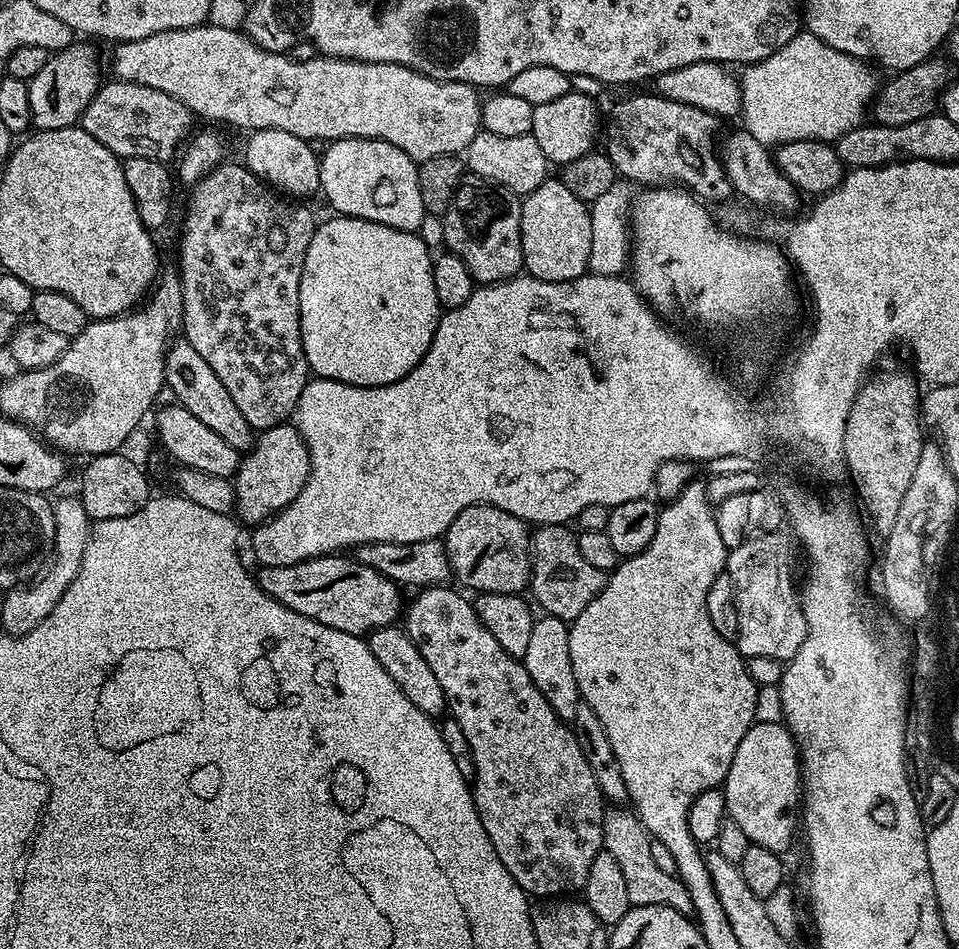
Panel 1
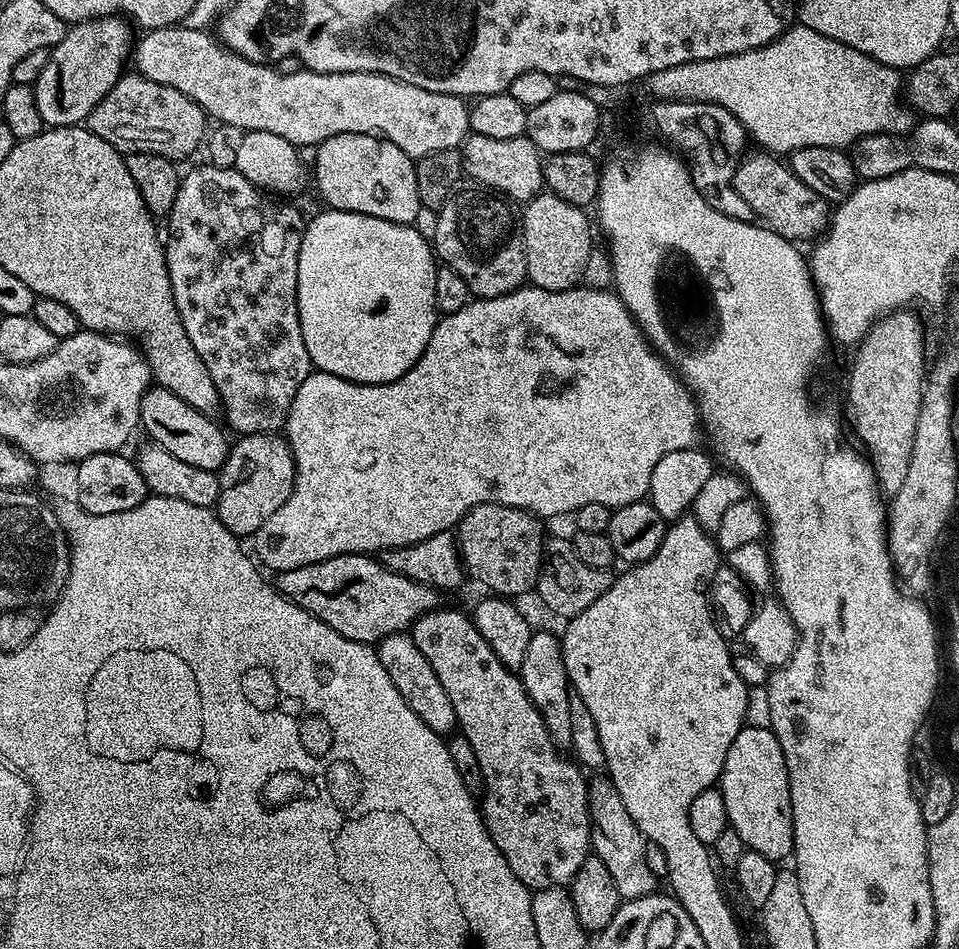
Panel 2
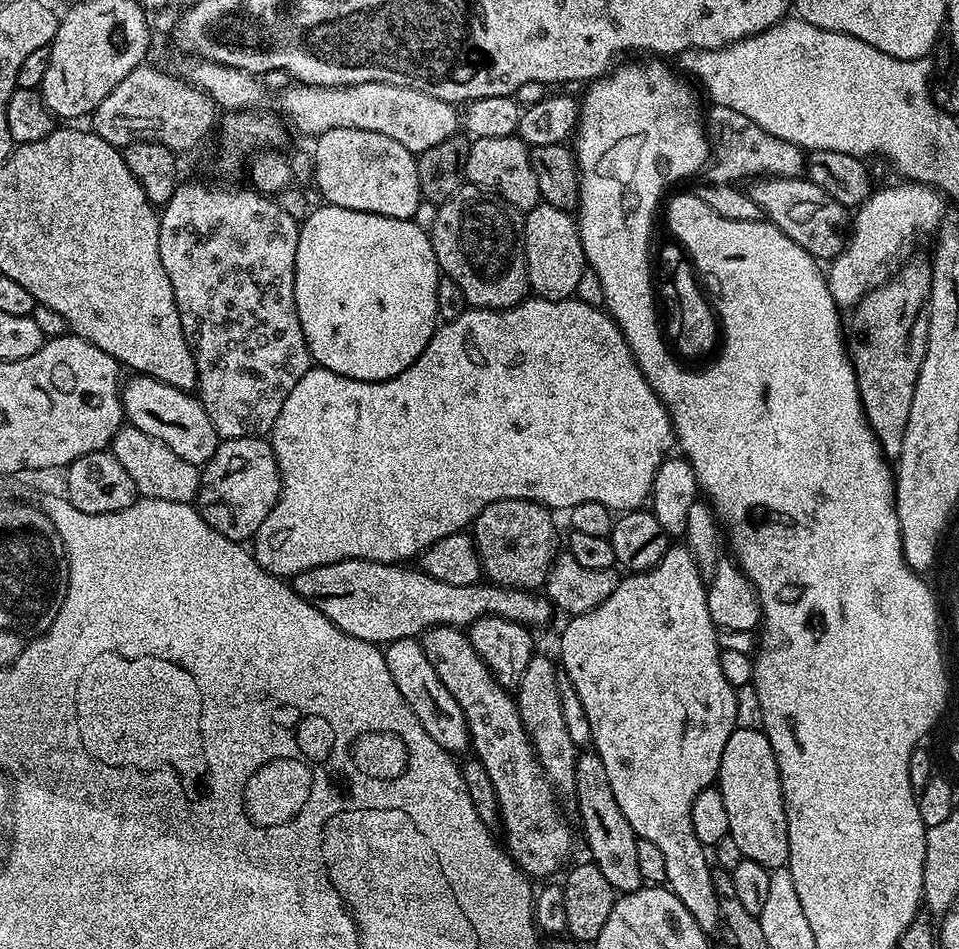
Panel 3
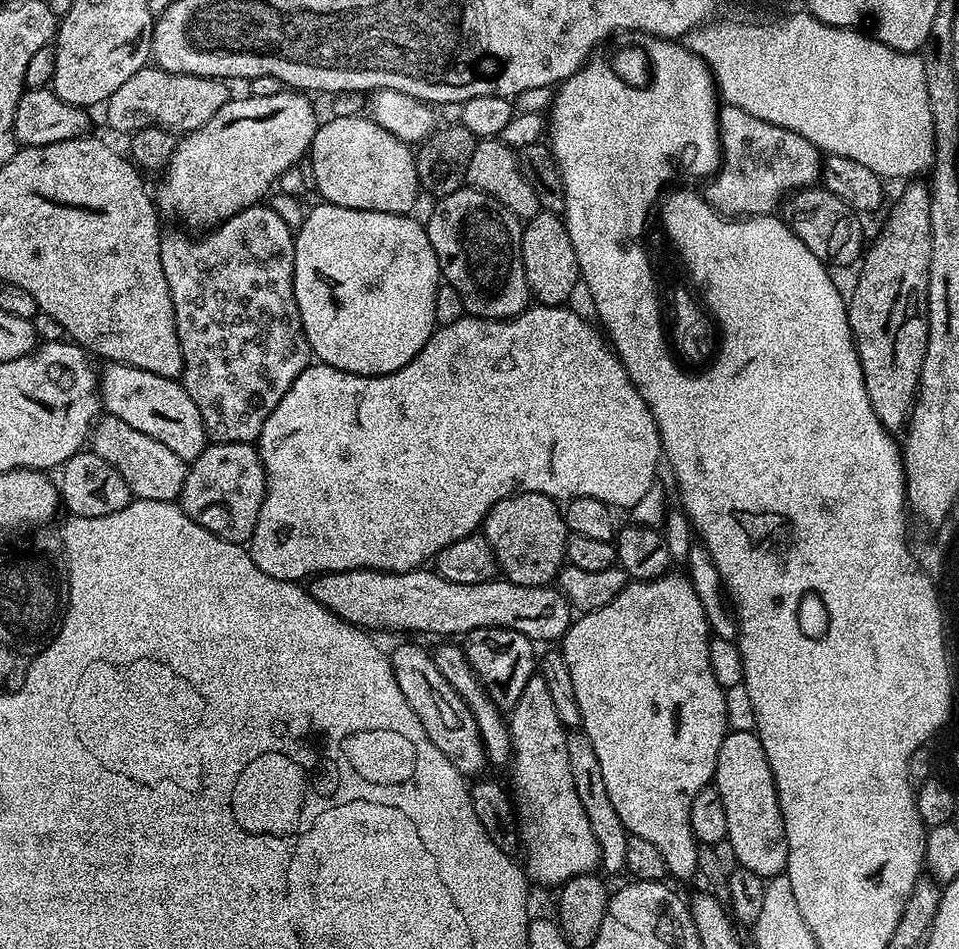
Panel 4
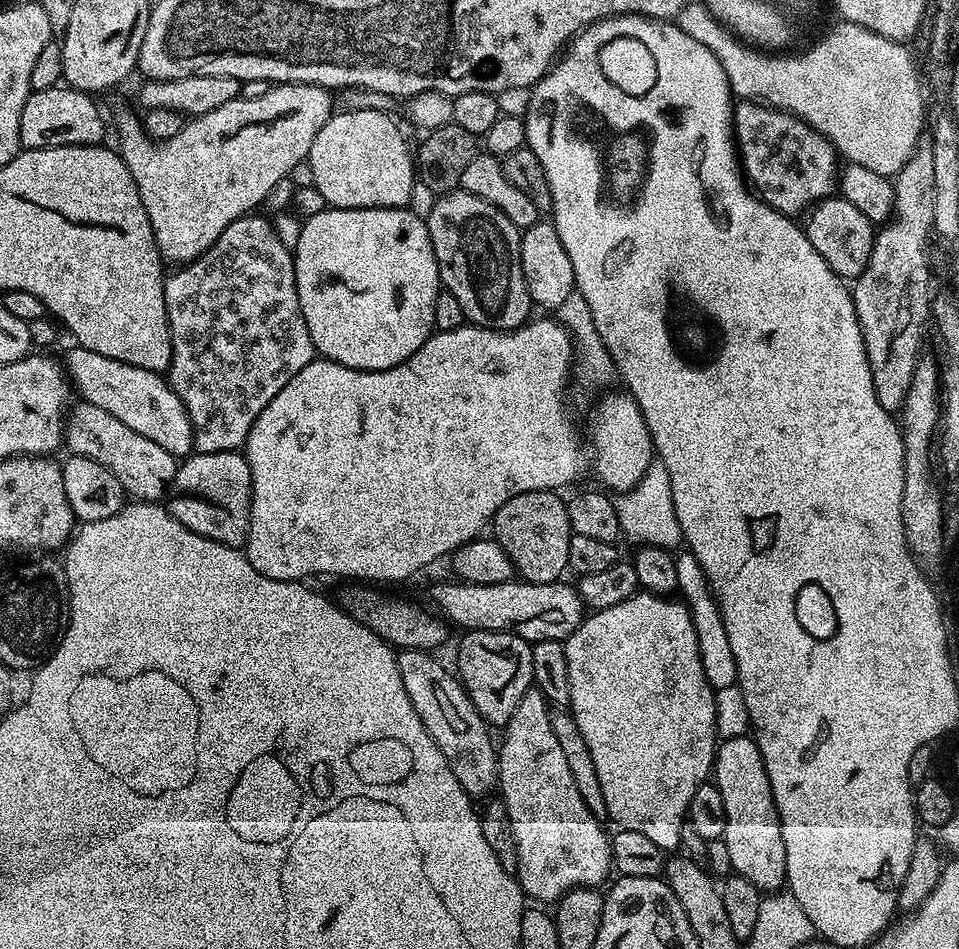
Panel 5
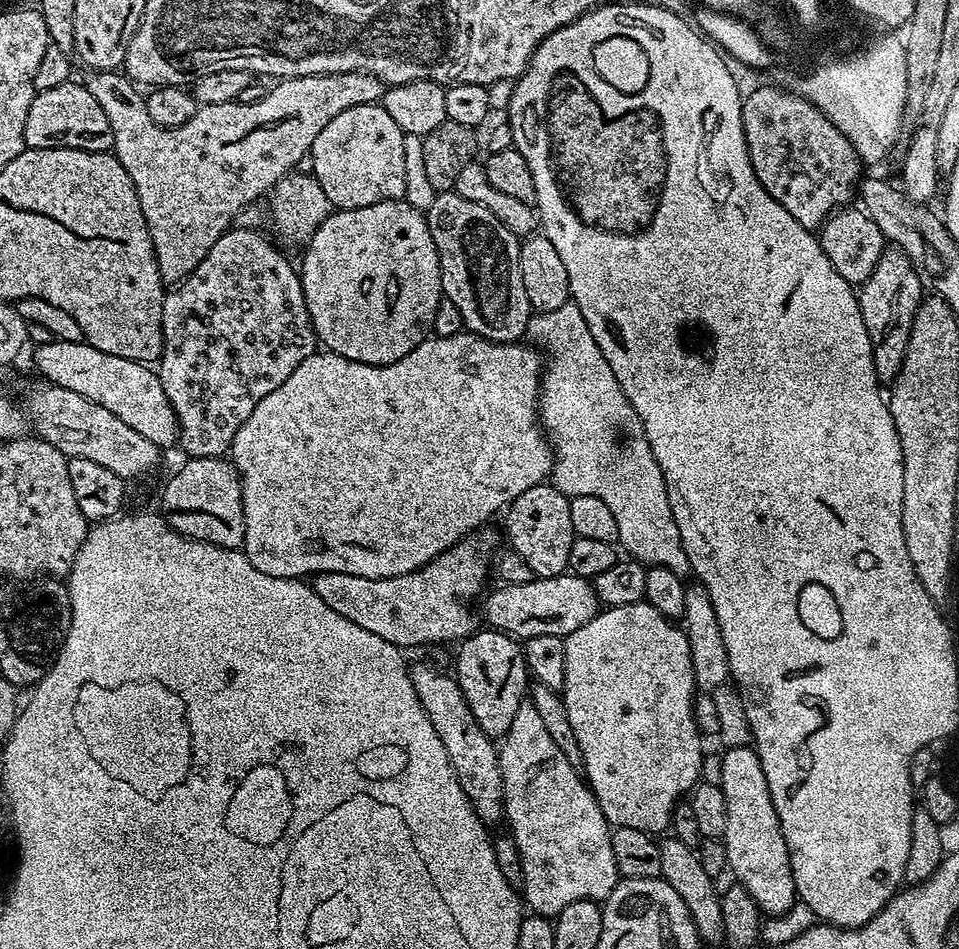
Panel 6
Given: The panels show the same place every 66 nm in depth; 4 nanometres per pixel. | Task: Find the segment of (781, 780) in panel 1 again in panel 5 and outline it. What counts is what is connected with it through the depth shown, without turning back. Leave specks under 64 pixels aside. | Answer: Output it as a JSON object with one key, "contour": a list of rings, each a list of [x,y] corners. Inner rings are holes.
{"contour":[[[751,735],[735,736],[719,741],[714,761],[714,783],[726,802],[724,841],[730,850],[732,872],[750,878],[761,893],[774,893],[785,887],[786,842],[782,842],[782,826],[770,790],[770,778],[762,762],[755,739]]]}

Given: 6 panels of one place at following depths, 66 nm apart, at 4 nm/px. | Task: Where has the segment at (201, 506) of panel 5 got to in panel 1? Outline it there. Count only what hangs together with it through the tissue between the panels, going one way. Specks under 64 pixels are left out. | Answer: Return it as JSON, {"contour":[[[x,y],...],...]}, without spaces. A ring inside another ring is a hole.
{"contour":[[[285,422],[276,428],[263,429],[240,461],[234,477],[236,491],[235,515],[241,521],[260,526],[272,519],[277,512],[299,500],[310,474],[310,454],[300,436],[299,427]]]}

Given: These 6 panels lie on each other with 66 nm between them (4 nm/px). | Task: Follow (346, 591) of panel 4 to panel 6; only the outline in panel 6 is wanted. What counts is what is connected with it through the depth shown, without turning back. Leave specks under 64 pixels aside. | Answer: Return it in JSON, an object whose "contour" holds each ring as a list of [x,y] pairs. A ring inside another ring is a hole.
{"contour":[[[542,576],[530,582],[496,587],[500,588],[494,589],[492,593],[489,591],[483,597],[483,619],[484,616],[488,619],[489,629],[507,632],[509,636],[521,641],[534,638],[534,634],[568,636],[578,630],[578,626],[586,626],[586,622],[590,622],[590,618],[594,618],[602,608],[593,581],[583,576]]]}

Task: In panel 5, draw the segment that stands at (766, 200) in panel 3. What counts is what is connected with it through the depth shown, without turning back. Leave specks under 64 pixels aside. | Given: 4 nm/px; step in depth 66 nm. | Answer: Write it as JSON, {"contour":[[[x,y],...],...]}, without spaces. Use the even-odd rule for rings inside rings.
{"contour":[[[843,198],[818,201],[812,205],[806,219],[808,224],[803,225],[803,230],[810,238],[810,246],[814,246],[814,250],[818,250],[822,258],[826,258],[826,266],[830,266],[830,270],[834,270],[837,276],[848,282],[855,281],[862,274],[874,246],[877,229],[872,220]]]}

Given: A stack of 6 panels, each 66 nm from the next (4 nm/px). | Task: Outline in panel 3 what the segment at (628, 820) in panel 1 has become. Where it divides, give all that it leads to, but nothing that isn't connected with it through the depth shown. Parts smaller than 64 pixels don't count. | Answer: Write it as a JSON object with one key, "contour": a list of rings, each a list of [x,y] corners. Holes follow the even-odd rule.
{"contour":[[[584,750],[576,757],[574,766],[574,799],[580,811],[580,824],[584,827],[584,840],[588,843],[591,863],[602,870],[602,875],[610,881],[617,893],[633,892],[644,884],[642,870],[638,870],[638,837],[636,831],[626,822],[626,814],[618,807],[606,766],[595,750]]]}

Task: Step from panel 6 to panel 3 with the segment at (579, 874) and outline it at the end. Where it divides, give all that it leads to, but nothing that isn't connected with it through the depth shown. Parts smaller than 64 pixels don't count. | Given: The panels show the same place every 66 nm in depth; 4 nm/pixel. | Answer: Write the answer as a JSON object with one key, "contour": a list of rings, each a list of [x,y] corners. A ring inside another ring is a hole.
{"contour":[[[534,654],[530,658],[530,666],[526,666],[526,674],[522,674],[522,682],[514,689],[514,699],[520,711],[522,726],[530,738],[533,750],[536,751],[542,770],[548,775],[548,781],[552,783],[557,793],[572,794],[576,790],[574,766],[578,749],[574,746],[574,742],[570,742],[566,721],[562,718],[562,698],[558,690],[561,677],[558,675],[557,661],[553,657],[552,660],[540,654]]]}

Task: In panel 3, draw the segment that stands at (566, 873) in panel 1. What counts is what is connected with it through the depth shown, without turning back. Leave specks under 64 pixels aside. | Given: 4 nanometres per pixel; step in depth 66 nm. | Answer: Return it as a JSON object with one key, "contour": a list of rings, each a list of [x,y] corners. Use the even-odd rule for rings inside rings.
{"contour":[[[445,624],[434,626],[422,633],[419,642],[424,648],[426,659],[430,661],[430,666],[434,666],[434,674],[438,674],[438,678],[442,678],[442,686],[446,686],[446,690],[450,690],[454,702],[458,702],[458,706],[462,706],[462,714],[466,714],[471,751],[474,753],[475,759],[480,760],[482,766],[486,768],[491,781],[494,782],[500,807],[500,824],[502,831],[505,832],[503,843],[506,845],[508,855],[520,867],[521,872],[529,878],[537,878],[536,876],[555,877],[552,875],[560,867],[563,869],[569,863],[567,860],[568,851],[572,848],[572,832],[564,825],[564,812],[556,805],[558,793],[552,787],[552,783],[548,781],[548,775],[544,773],[538,762],[536,751],[533,750],[530,738],[522,726],[522,718],[513,693],[492,677],[492,671],[486,666],[486,662],[482,662],[478,650],[474,650],[467,631],[451,628]]]}

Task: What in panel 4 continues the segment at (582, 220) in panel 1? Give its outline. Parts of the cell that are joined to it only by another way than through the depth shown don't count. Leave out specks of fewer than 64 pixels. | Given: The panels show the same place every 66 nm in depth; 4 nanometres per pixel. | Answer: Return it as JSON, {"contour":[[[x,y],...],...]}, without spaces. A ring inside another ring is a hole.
{"contour":[[[541,210],[533,220],[523,225],[520,234],[520,257],[531,299],[537,305],[567,305],[570,290],[574,290],[574,286],[581,283],[580,267],[578,254],[574,254],[574,246],[570,242],[570,234],[557,213]]]}

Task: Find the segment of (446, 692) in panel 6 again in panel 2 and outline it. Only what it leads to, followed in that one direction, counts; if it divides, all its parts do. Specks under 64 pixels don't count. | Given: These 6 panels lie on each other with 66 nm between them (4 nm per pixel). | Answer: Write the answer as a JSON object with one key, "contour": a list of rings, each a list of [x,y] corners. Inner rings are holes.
{"contour":[[[408,632],[390,634],[380,641],[376,653],[382,662],[382,670],[386,670],[386,674],[390,674],[390,682],[394,682],[394,690],[402,694],[406,706],[410,706],[410,710],[414,710],[414,714],[418,714],[418,718],[422,718],[422,722],[430,726],[430,730],[448,734],[457,727],[450,694],[442,690],[442,682],[438,682],[438,674],[434,674],[434,669],[431,668],[430,662],[426,662],[422,650],[414,646],[414,638],[411,634]]]}

